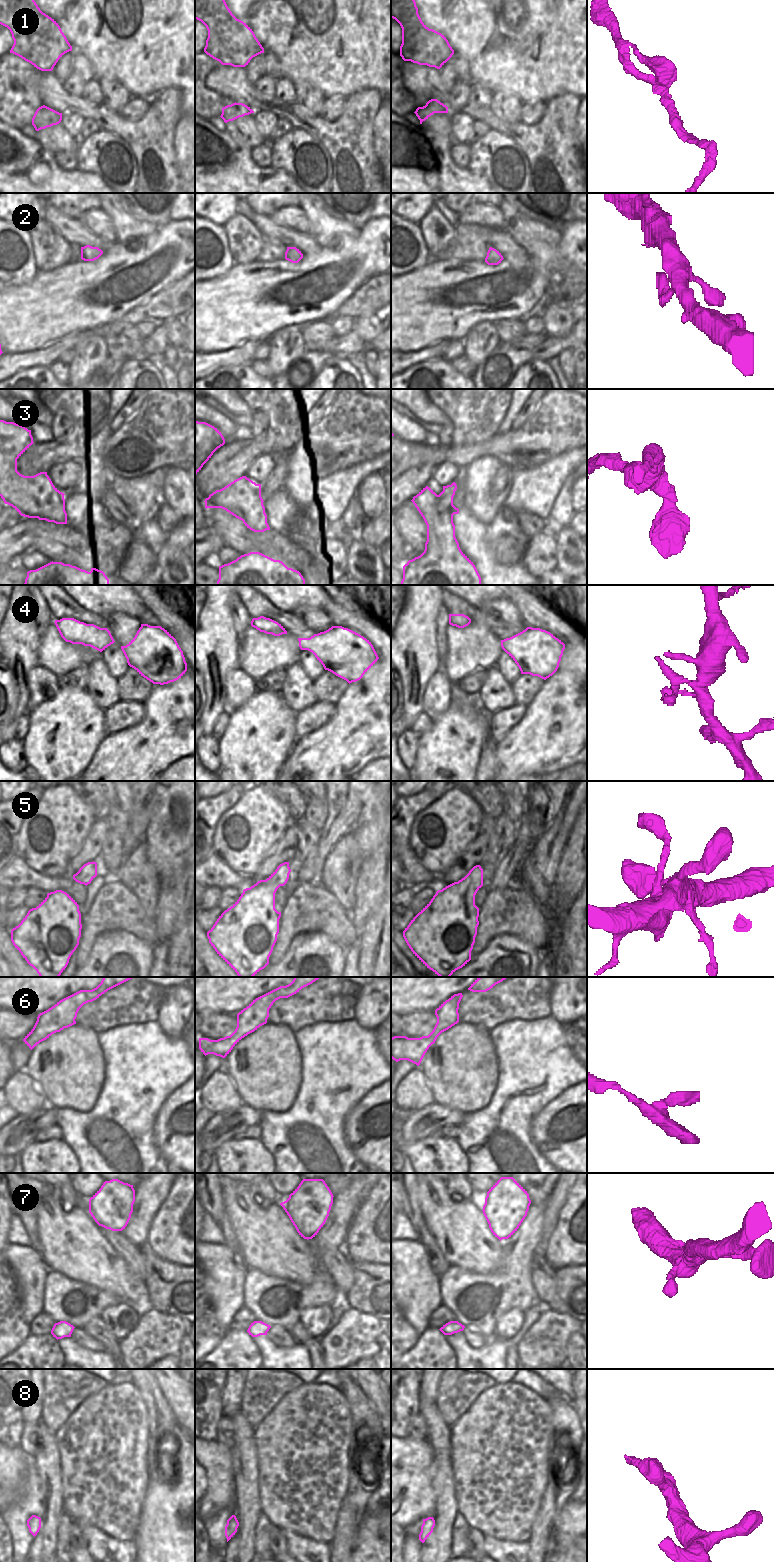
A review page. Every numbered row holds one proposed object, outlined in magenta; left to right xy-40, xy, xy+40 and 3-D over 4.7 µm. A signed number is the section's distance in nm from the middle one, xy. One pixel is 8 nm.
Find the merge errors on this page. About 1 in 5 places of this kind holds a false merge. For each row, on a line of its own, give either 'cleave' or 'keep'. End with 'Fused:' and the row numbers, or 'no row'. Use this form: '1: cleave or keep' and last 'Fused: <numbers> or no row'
1: keep
2: keep
3: keep
4: keep
5: keep
6: keep
7: keep
8: keep
Fused: no row

